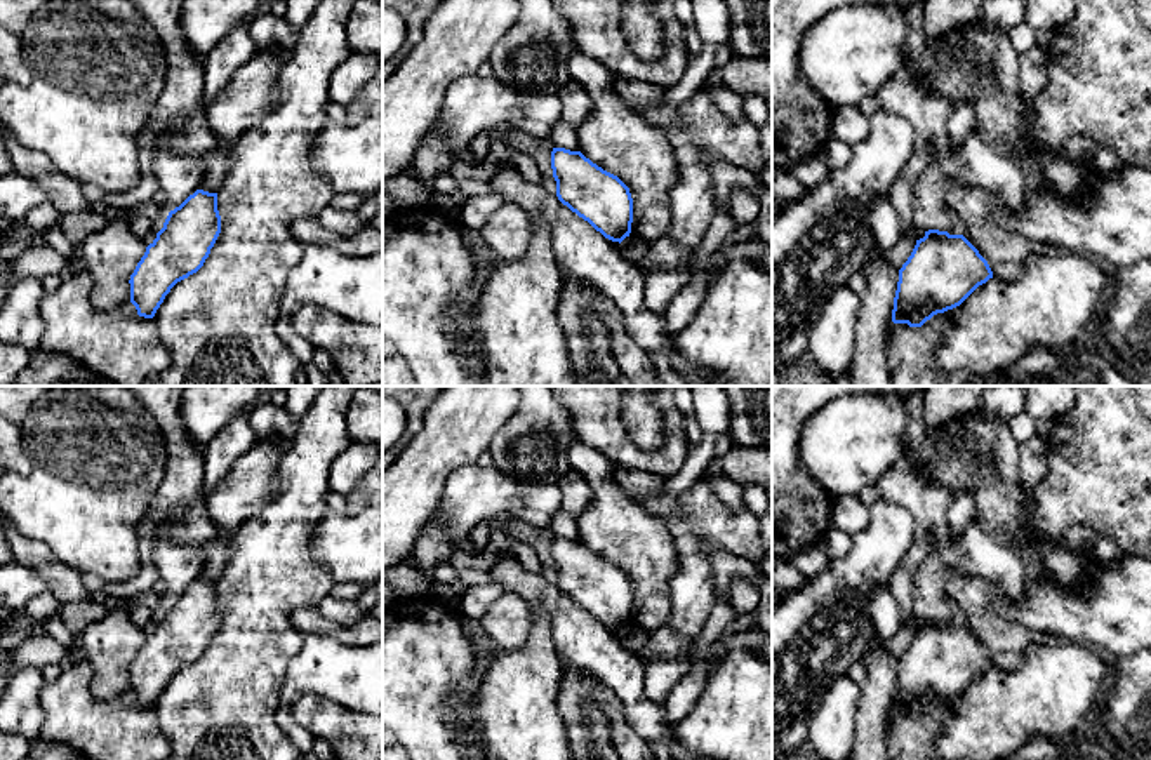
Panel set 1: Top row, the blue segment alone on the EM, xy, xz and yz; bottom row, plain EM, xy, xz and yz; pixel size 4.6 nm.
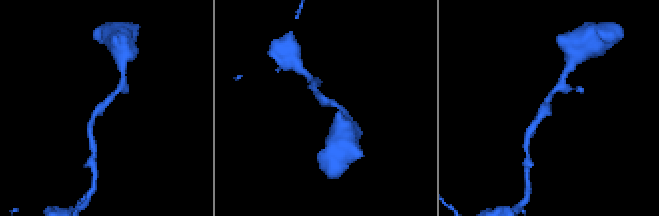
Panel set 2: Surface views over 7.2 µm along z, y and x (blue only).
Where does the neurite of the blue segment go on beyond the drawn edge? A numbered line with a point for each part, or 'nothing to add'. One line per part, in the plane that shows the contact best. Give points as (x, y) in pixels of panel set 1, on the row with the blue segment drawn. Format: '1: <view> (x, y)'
nothing to add

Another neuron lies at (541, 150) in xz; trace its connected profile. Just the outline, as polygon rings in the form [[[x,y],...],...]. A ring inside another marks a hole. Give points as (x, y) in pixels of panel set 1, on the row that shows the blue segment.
[[[501,123],[494,129],[490,129],[489,137],[492,143],[504,141],[511,148],[515,148],[525,155],[530,155],[537,162],[544,177],[553,176],[553,169],[551,169],[553,144],[549,139],[537,139],[525,132],[518,132],[511,127],[511,123]]]

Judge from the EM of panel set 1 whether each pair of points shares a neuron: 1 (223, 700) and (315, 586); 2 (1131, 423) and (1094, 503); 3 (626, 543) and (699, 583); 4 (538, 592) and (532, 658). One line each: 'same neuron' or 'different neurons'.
1: same neuron
2: same neuron
3: different neurons
4: different neurons

